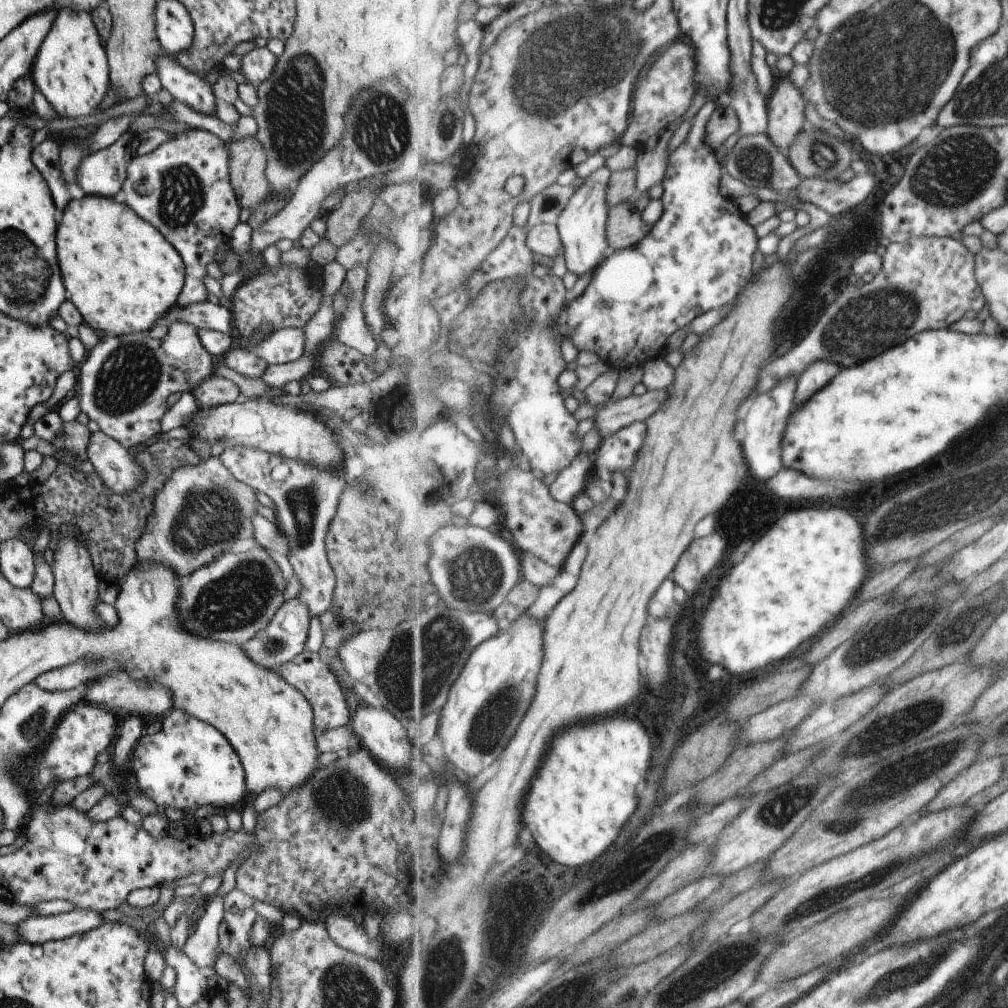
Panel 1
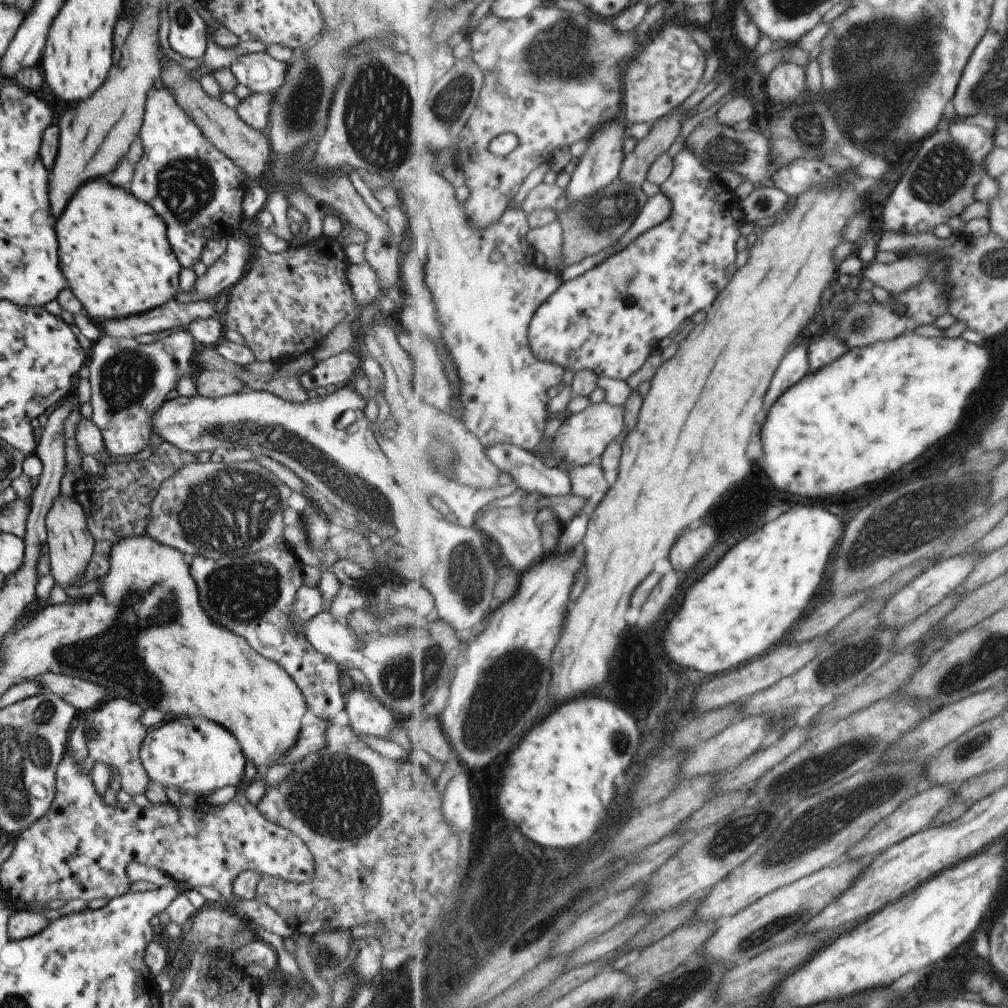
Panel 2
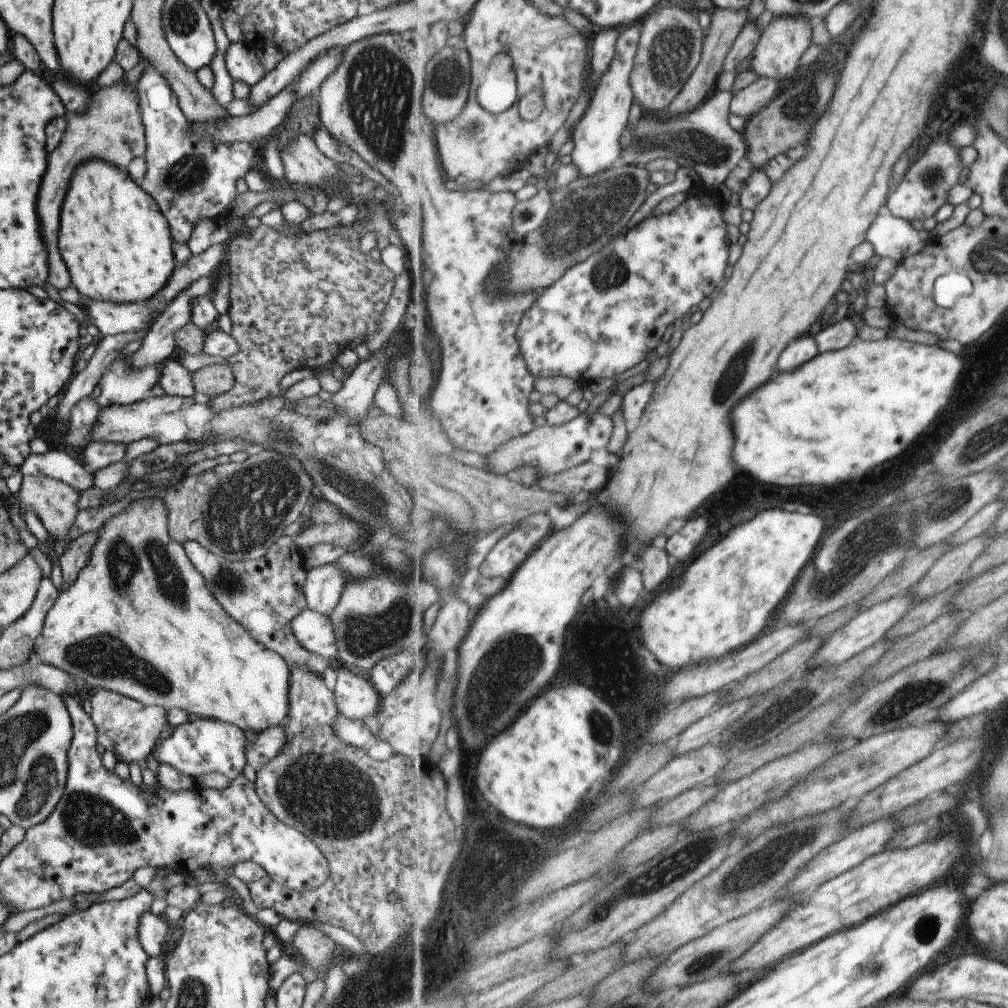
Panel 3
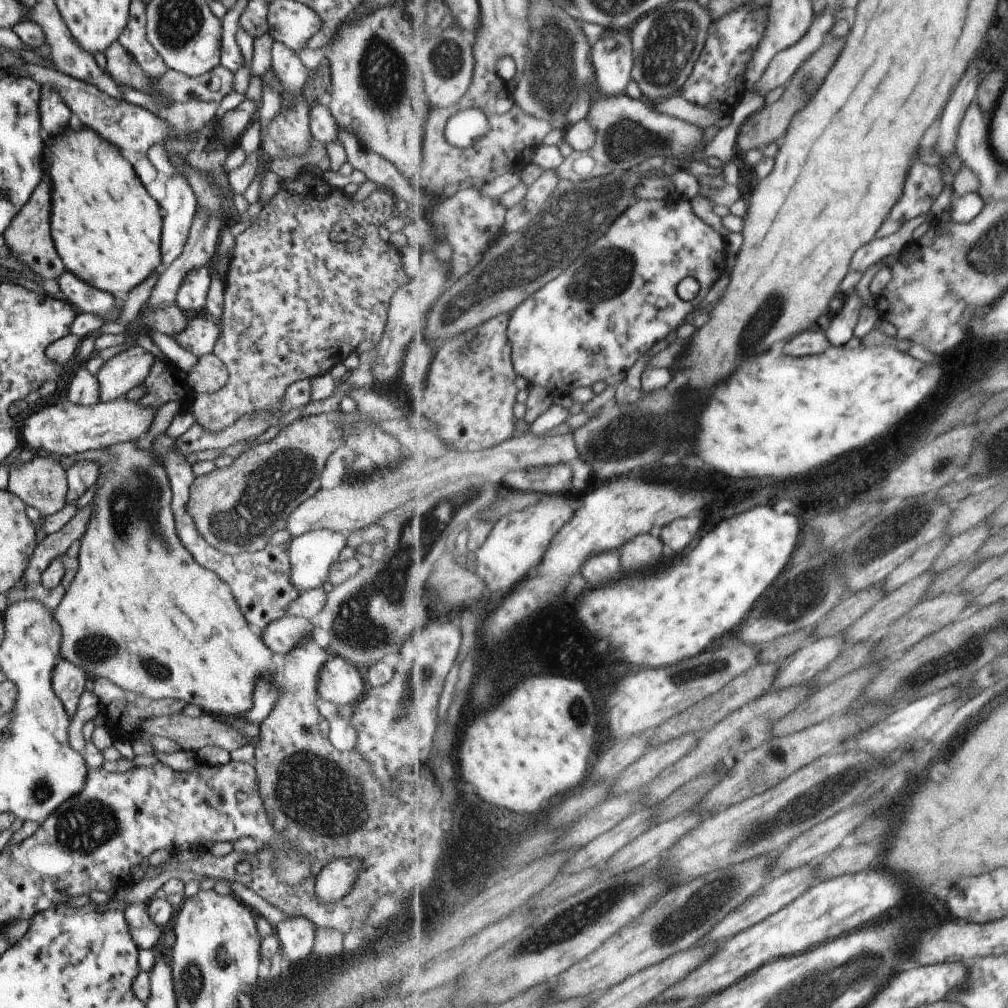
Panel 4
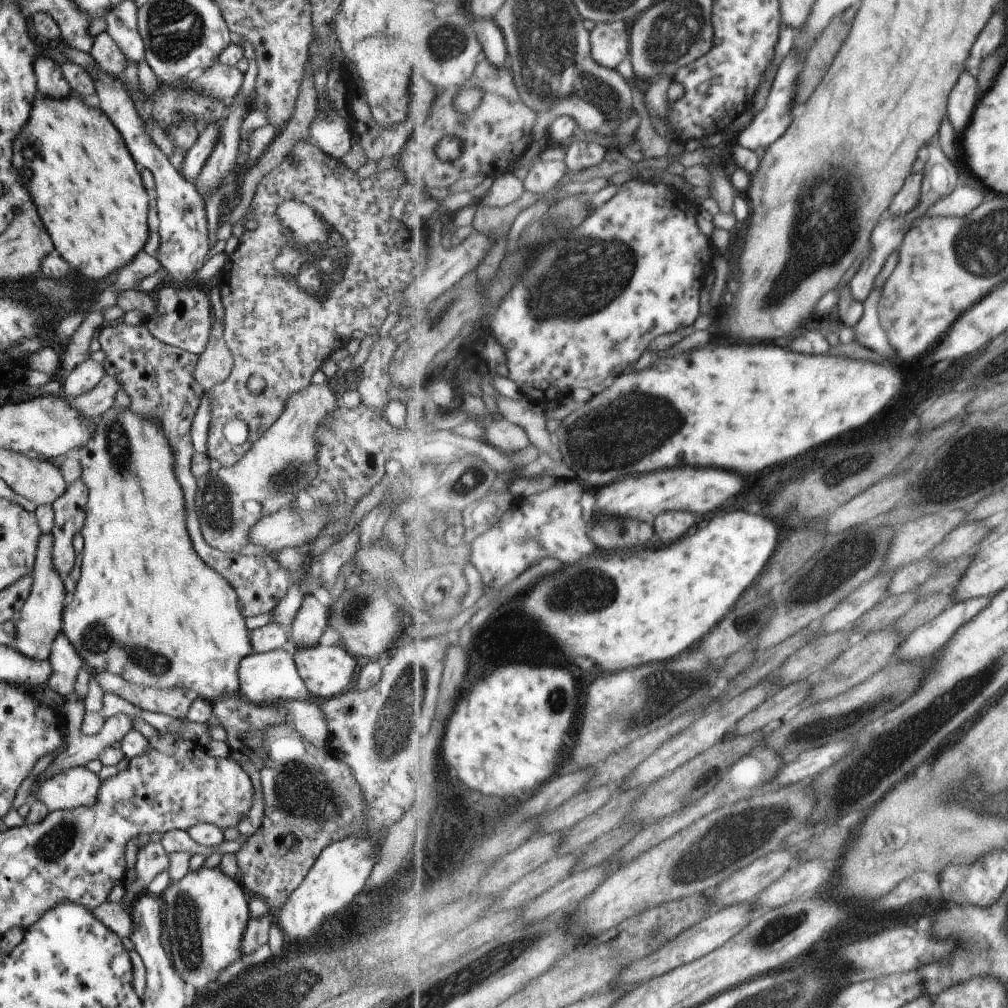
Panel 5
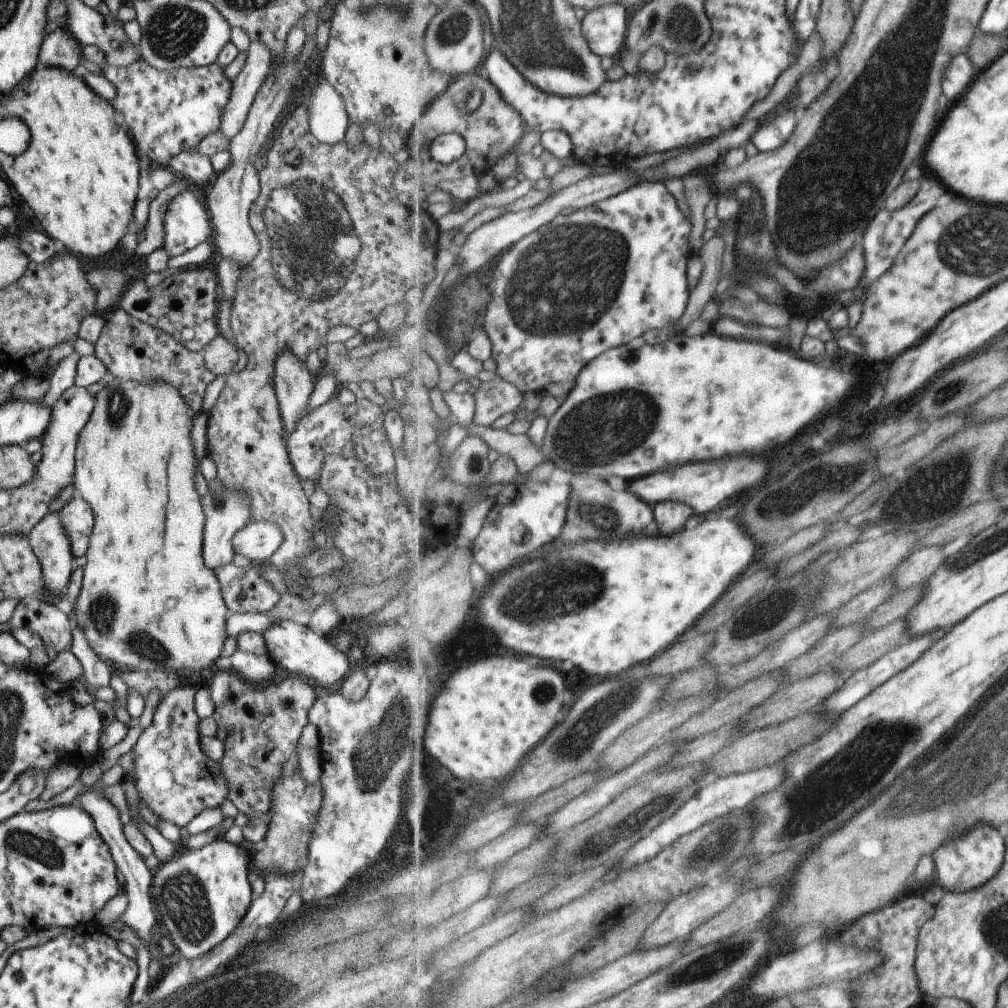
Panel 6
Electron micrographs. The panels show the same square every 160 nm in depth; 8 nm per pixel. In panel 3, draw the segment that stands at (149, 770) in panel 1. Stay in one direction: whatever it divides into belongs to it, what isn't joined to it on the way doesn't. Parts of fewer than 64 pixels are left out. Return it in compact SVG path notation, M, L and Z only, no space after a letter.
M190 718L188 722L177 725L169 738L161 744L155 742L149 755L156 760L158 766L167 763L196 782L207 772L213 771L224 774L231 780L247 764L243 752L243 733L238 726L215 719Z

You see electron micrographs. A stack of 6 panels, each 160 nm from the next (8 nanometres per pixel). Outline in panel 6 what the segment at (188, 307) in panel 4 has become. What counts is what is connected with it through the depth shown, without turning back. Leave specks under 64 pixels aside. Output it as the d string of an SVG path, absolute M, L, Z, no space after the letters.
M194 189L176 194L164 212L164 235L159 249L163 249L168 258L177 256L200 242L209 241L209 227L204 199L197 196Z

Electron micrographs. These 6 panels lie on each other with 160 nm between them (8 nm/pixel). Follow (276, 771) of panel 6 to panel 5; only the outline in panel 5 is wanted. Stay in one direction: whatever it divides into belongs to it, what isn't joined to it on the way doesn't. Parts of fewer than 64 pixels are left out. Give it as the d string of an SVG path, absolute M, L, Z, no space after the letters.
M231 693L224 697L216 698L211 704L212 719L223 726L226 732L224 742L228 746L228 757L235 761L245 771L245 774L248 774L249 780L252 782L252 805L249 807L248 813L241 817L236 824L239 834L243 834L246 838L259 830L264 815L259 780L261 766L263 766L264 762L263 758L266 756L266 750L262 746L264 730L273 725L291 722L288 712L277 702L281 701L253 704L245 701L240 694Z

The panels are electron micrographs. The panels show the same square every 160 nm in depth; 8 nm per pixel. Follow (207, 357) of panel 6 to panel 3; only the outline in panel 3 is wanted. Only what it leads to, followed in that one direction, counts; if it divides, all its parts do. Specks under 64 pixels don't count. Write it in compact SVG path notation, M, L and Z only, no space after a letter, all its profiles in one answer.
M211 364L194 370L190 379L196 397L212 399L226 393L232 387L234 376L229 366Z

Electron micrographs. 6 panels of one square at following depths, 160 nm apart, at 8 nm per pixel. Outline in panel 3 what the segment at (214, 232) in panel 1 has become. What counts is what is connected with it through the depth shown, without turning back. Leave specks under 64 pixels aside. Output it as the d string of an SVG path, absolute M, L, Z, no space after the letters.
M144 60L143 64L135 84L146 144L142 156L146 170L141 190L149 194L164 214L172 240L186 243L197 219L212 218L215 223L225 222L236 195L235 180L242 178L254 164L255 145L246 142L222 145L194 137L188 131L188 122L165 77L150 62Z

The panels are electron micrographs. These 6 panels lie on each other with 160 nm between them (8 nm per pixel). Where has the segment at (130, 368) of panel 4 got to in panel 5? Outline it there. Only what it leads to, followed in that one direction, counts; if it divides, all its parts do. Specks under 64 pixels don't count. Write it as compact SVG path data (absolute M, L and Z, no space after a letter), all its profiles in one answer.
M109 375L105 376L91 390L79 396L61 394L71 407L86 419L92 419L93 423L99 420L104 410L107 410L113 404L115 391L119 389L118 382Z

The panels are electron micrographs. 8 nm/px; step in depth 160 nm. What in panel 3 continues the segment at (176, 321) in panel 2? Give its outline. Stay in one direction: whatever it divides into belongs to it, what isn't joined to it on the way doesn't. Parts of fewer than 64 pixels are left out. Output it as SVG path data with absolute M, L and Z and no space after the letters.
M86 300L85 323L99 330L99 337L113 336L149 328L161 311L149 309L143 303L114 303Z

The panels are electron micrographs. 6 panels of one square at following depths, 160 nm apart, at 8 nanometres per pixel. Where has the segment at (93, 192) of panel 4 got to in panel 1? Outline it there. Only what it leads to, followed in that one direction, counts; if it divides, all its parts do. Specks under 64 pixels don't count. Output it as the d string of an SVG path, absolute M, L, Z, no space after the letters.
M83 196L81 200L71 200L63 214L61 214L61 224L57 226L57 266L66 290L67 298L73 303L73 306L82 316L82 323L90 326L100 336L105 335L128 335L135 333L147 332L154 324L159 321L164 314L176 304L176 298L181 292L184 283L184 266L182 258L173 249L171 244L165 241L165 238L145 222L141 218L137 218L137 214L131 214L131 210L111 198L103 198L103 196Z

